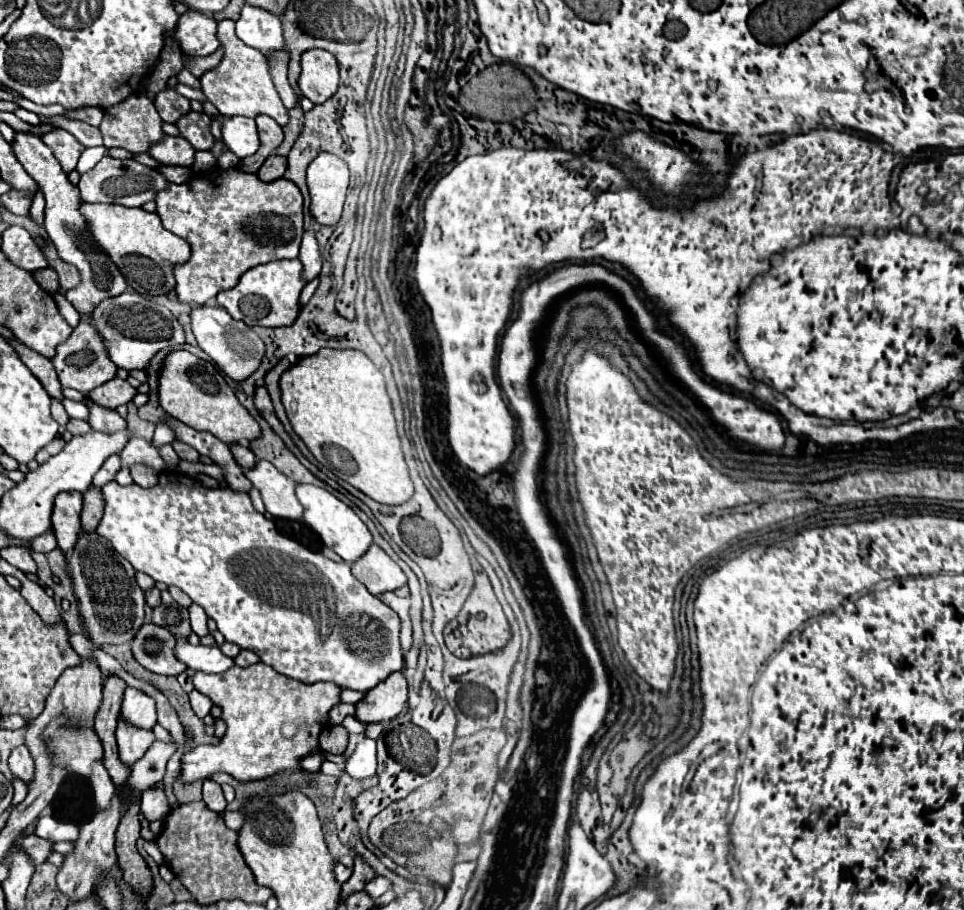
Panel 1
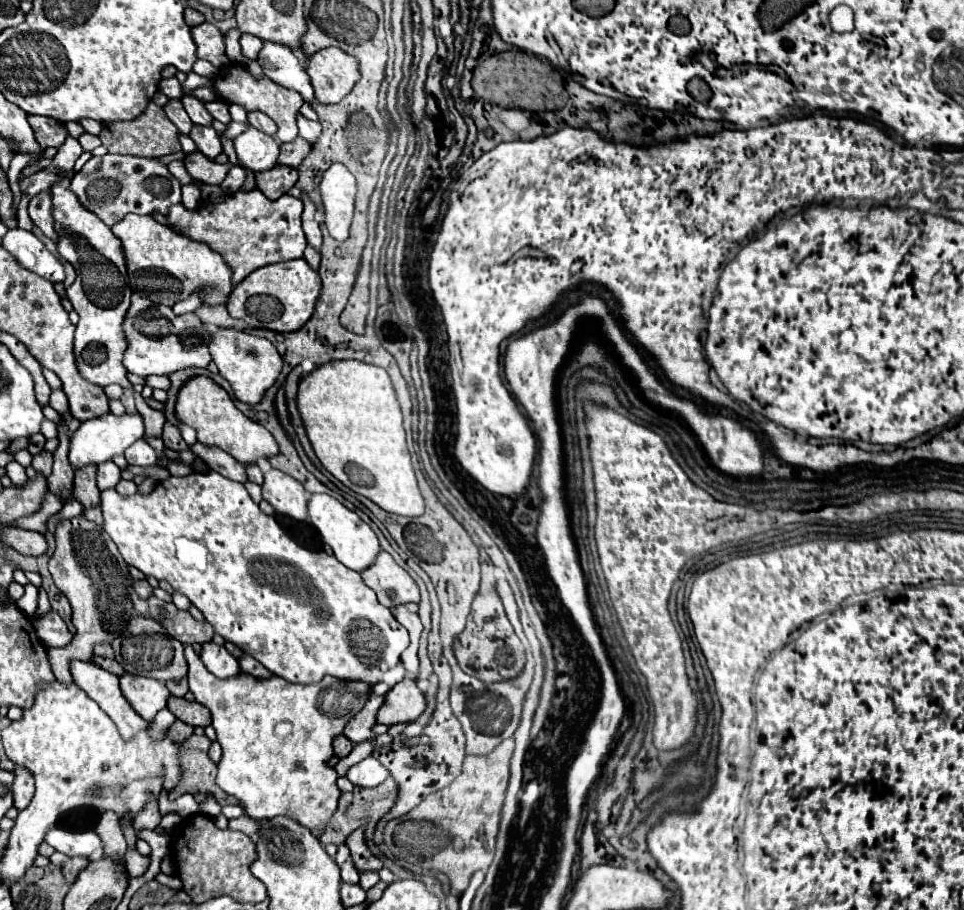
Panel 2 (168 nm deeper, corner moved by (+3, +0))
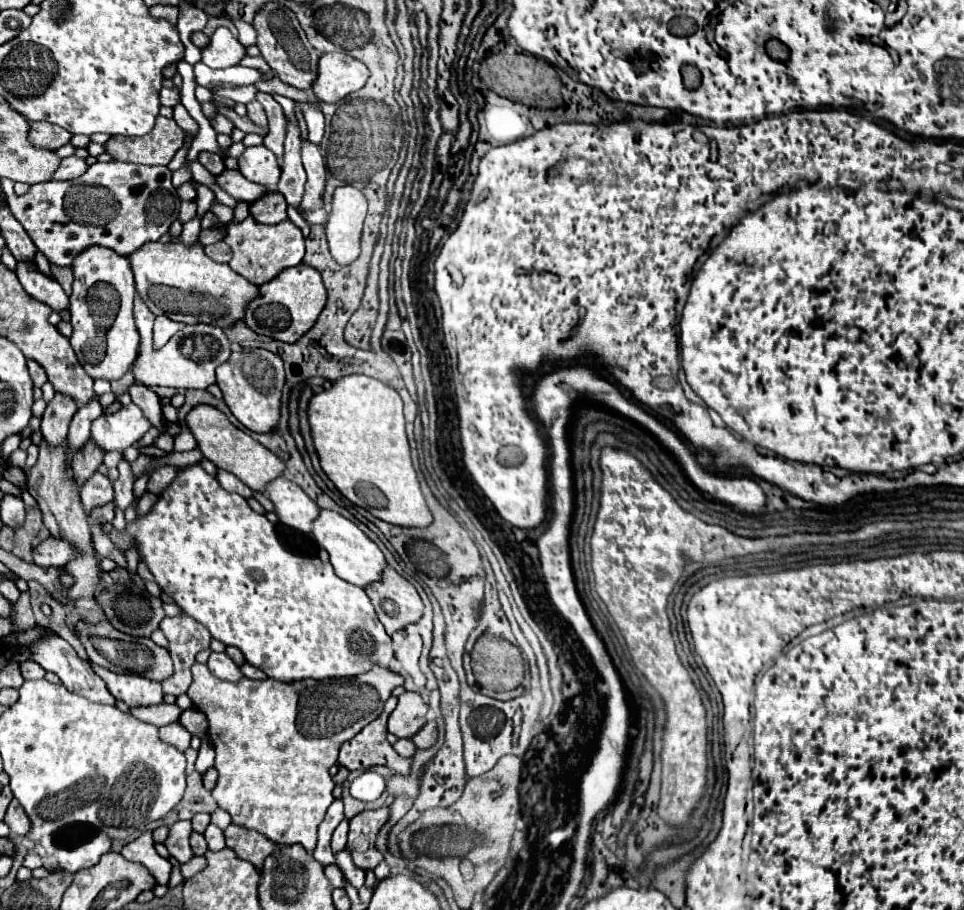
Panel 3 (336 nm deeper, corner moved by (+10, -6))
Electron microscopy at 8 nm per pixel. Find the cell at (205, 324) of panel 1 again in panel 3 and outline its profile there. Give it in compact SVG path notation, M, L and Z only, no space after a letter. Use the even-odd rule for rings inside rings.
M258 347L232 351L230 359L216 369L216 383L222 389L224 403L244 427L262 433L276 429L280 417L280 395L284 387L284 363L280 355Z

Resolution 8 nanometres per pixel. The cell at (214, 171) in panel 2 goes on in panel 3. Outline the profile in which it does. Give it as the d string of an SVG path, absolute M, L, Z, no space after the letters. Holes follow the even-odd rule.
M224 169L220 175L214 177L216 183L234 199L238 201L256 201L260 195L264 195L268 189L264 185L252 183L248 181L244 175L240 175L240 171L236 169Z

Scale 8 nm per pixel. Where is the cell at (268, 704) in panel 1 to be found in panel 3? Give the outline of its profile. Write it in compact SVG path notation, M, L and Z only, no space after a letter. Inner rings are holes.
M194 663L192 685L186 695L192 699L194 707L208 717L208 737L216 749L214 767L218 769L212 797L218 807L228 811L236 825L254 829L274 843L298 843L312 853L316 847L318 825L334 801L334 781L328 769L338 761L340 745L374 721L384 709L384 701L390 697L392 689L402 683L404 679L400 675L382 667L374 667L372 671L350 679L304 679L296 683L240 679L230 683L214 677L206 665Z

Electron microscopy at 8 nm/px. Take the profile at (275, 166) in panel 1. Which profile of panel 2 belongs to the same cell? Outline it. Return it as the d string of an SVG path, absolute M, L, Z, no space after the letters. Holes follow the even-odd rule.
M277 165L275 169L269 169L267 173L257 173L257 189L271 201L279 199L281 195L287 195L295 181L297 181L297 171L285 165Z

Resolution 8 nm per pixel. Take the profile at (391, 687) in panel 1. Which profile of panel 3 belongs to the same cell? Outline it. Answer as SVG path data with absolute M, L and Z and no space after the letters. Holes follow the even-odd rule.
M404 691L398 697L396 709L388 717L388 731L396 737L410 739L426 723L426 711L428 705L418 693Z

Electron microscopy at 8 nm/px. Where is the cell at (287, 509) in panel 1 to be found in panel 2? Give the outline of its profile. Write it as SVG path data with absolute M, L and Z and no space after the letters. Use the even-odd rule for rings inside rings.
M269 469L265 473L263 499L267 499L277 513L289 515L295 521L303 521L307 517L309 493L297 479L279 469Z

